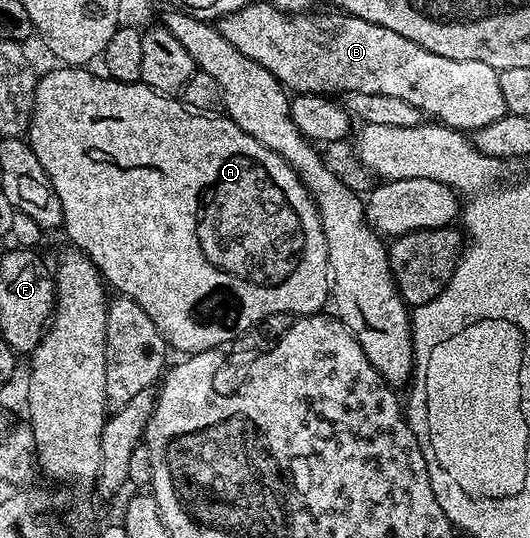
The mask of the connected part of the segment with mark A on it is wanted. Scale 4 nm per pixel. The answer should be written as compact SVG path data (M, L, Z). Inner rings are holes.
M58 68L62 70L50 70L43 78L37 79L34 88L34 108L30 112L30 125L28 127L28 148L32 152L36 152L36 160L40 160L40 164L44 164L44 172L48 176L50 186L56 192L56 196L60 200L60 208L62 209L62 226L66 234L71 238L73 245L82 253L87 254L93 264L102 274L103 279L111 287L118 289L117 293L124 298L131 298L136 304L140 304L140 308L144 308L144 312L148 312L152 324L156 324L156 328L160 328L160 332L164 336L167 347L171 351L183 350L183 355L189 356L199 354L205 350L217 351L218 346L233 343L239 339L246 330L253 328L255 324L264 320L265 317L272 313L288 313L291 316L309 316L319 313L323 309L322 305L327 305L328 299L332 294L332 279L330 276L330 261L328 260L328 244L324 236L324 228L322 221L318 215L318 206L310 197L309 190L303 184L302 179L290 167L283 158L276 152L272 152L268 148L264 148L264 144L260 144L260 140L256 140L252 136L248 136L248 132L241 130L229 116L211 116L209 114L196 114L191 112L177 97L169 94L159 94L150 86L142 82L117 82L115 78L103 76L101 73L93 74L90 68Z

